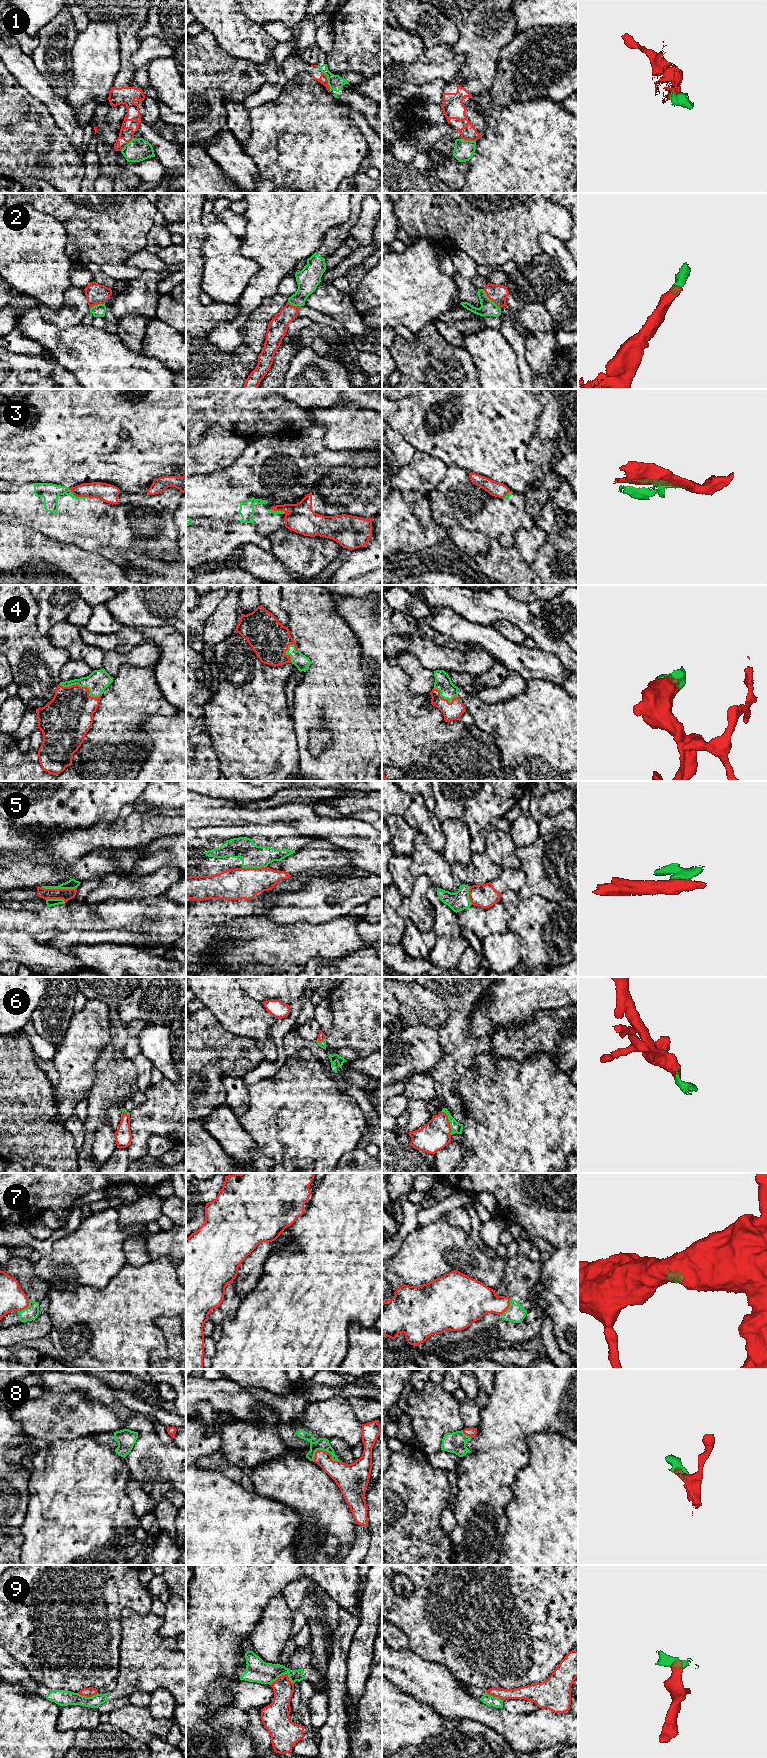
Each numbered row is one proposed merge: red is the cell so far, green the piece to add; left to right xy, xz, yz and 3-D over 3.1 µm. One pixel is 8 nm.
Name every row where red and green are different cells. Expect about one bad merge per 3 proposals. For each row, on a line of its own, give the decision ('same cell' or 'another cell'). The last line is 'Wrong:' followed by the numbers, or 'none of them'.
1: another cell
2: same cell
3: another cell
4: same cell
5: another cell
6: same cell
7: another cell
8: same cell
9: another cell
Wrong: 1, 3, 5, 7, 9

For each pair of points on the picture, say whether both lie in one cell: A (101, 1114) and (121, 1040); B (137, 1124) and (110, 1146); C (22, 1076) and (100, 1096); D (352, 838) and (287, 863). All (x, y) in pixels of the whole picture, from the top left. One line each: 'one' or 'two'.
A: one
B: two
C: two
D: two

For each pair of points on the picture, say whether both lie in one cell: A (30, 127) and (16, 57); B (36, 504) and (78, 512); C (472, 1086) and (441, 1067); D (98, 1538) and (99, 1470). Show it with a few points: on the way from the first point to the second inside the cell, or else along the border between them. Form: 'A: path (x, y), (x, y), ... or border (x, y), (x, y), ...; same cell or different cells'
A: border (10, 71), (16, 80), (40, 101); different cells
B: path (46, 505), (55, 505), (59, 509), (68, 510); same cell
C: border (474, 1059), (456, 1087), (462, 1102); different cells
D: path (98, 1521), (98, 1487); same cell

